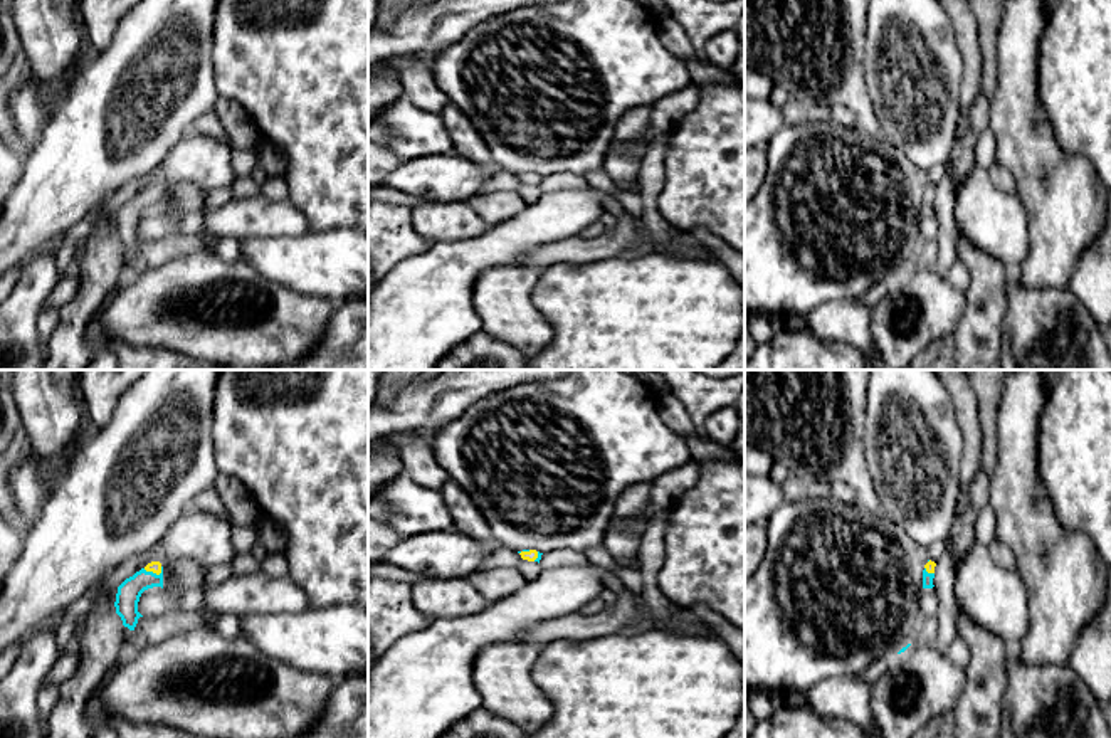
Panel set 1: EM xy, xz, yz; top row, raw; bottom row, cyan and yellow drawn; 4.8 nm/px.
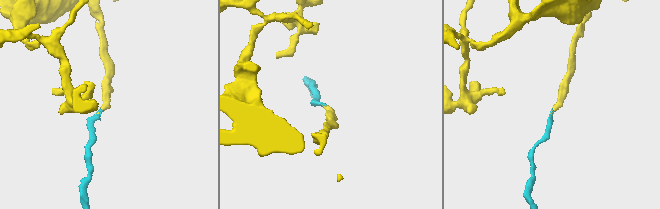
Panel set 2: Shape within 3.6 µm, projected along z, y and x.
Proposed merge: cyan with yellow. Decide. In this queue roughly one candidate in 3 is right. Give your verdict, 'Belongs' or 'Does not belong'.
Belongs

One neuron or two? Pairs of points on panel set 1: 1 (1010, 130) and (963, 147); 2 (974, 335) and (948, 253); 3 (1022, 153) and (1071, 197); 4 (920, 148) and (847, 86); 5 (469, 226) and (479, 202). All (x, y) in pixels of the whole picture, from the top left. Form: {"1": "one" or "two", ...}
{"1": "two", "2": "two", "3": "one", "4": "two", "5": "two"}

